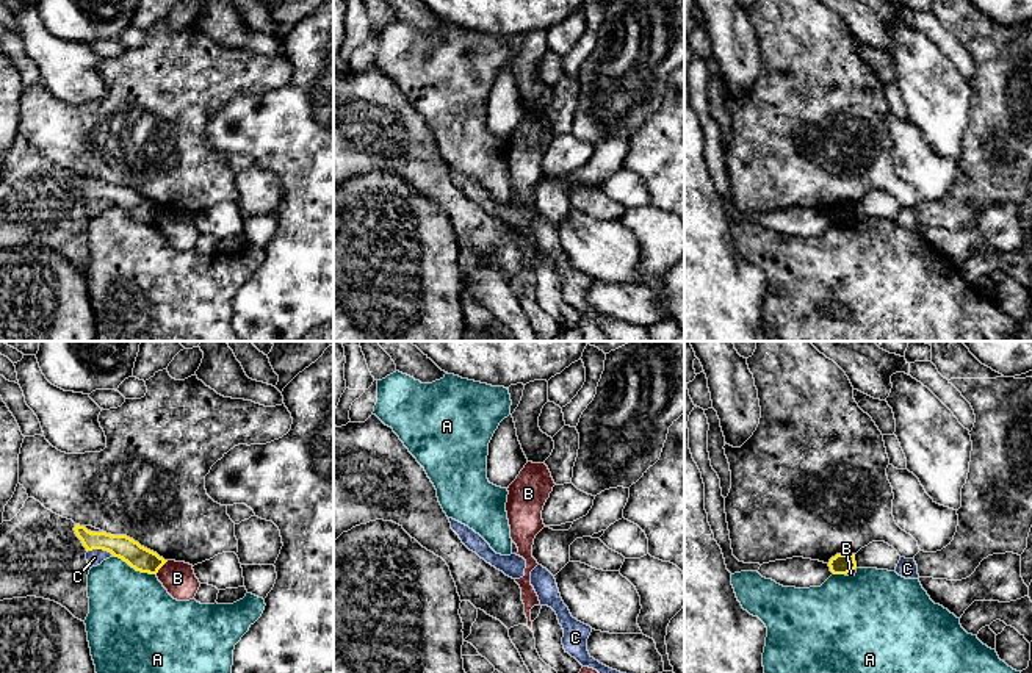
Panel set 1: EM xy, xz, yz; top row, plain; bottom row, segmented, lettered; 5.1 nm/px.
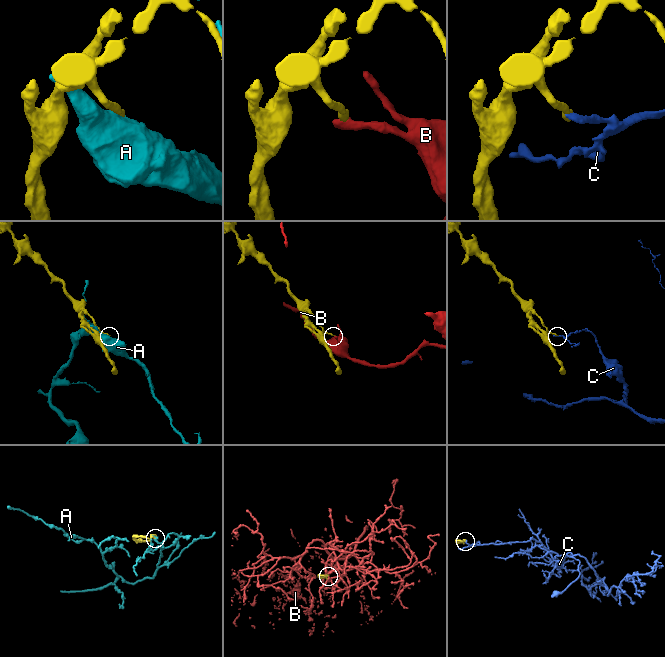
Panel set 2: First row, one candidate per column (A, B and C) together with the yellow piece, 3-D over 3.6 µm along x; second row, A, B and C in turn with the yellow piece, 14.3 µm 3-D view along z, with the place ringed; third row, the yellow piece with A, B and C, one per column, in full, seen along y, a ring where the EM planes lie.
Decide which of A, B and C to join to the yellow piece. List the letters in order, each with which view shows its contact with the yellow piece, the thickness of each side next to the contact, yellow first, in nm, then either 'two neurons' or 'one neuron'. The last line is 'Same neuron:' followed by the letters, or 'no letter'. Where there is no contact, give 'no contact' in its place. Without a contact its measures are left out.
A: xy | 120/440 nm | two neurons
B: xy | 120/170 nm | two neurons
C: xy | 120/90 nm | two neurons
Same neuron: no letter

